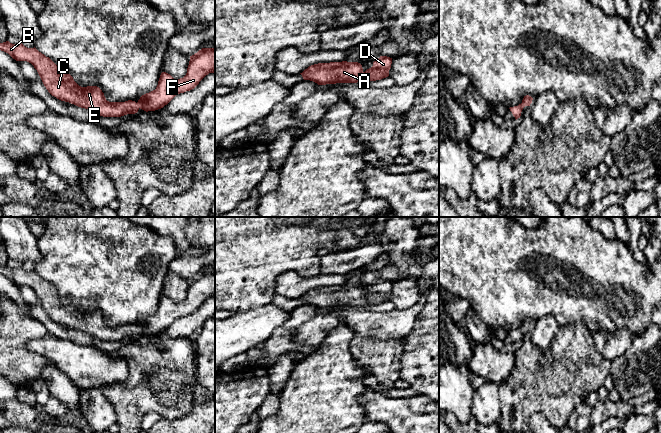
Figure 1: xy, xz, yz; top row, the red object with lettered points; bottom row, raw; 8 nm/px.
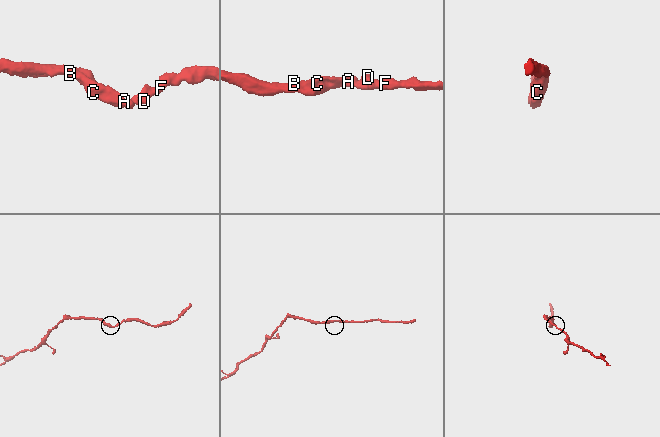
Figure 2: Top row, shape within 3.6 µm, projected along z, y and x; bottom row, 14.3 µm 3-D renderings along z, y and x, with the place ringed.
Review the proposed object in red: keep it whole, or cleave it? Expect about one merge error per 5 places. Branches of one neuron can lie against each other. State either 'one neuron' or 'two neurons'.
one neuron

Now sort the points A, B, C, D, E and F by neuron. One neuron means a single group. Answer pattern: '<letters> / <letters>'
A B C D E F

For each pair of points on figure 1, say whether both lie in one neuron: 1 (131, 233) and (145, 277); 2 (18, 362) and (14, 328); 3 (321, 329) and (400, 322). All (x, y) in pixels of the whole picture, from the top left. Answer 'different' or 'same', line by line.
1: same
2: same
3: same

